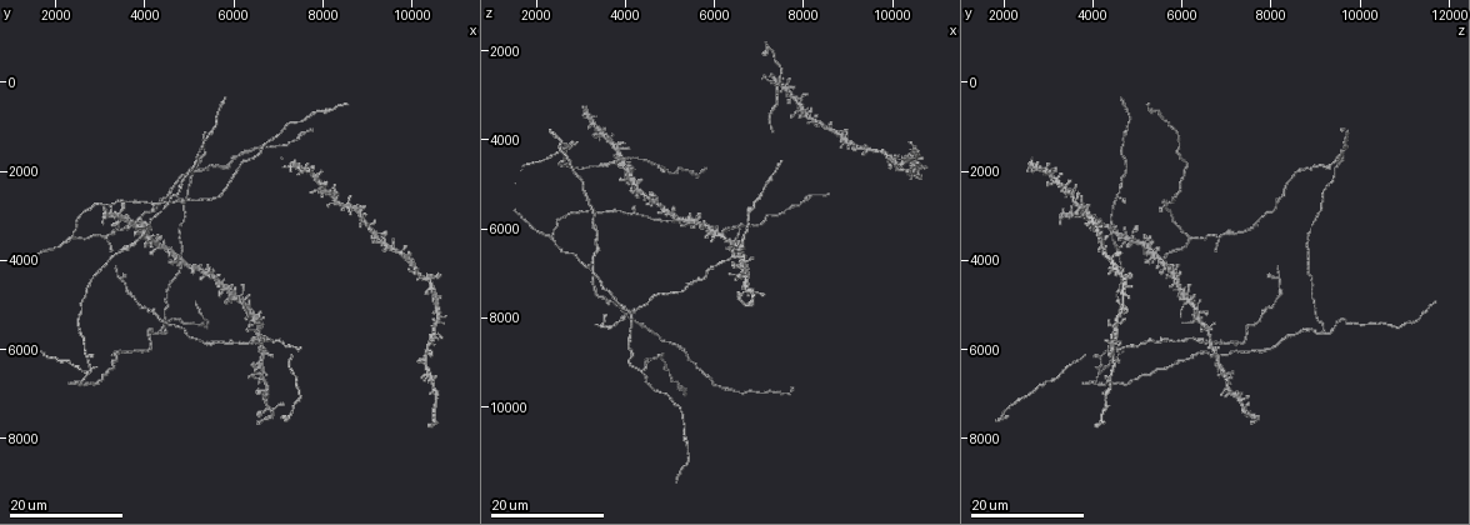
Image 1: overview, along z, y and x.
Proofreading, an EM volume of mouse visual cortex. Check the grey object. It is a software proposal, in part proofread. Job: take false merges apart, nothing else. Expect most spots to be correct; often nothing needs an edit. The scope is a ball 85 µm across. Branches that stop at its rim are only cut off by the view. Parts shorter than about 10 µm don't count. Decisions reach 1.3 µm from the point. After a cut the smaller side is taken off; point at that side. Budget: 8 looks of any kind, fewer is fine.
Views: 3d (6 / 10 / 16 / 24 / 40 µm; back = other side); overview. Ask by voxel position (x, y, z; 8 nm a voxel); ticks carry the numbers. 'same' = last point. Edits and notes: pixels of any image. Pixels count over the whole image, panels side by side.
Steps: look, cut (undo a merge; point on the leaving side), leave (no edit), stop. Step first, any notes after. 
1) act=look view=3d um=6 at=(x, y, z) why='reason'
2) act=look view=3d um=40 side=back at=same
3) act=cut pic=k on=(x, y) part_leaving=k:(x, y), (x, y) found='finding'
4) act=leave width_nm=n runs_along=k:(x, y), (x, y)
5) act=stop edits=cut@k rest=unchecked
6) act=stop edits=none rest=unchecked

act=look view=3d um=16 at=(4050, 3250, 4400)

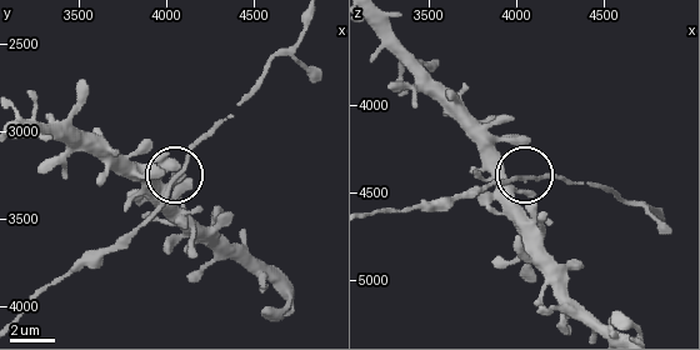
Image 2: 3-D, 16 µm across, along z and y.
act=look view=3d um=10 at=(4040, 3280, 4420) why='zoom in'

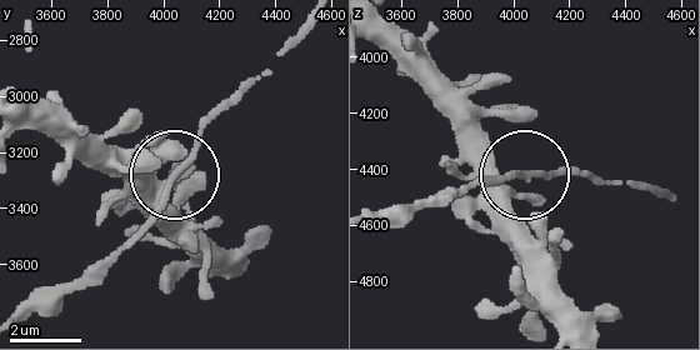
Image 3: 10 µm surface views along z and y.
act=leave runs_along=3:(378, 221), (515, 171), (498, 171), (444, 111) found='continuous, no second cell'

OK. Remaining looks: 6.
act=look view=3d um=24 at=(2750, 6250, 4200) why='two arms in line, one across'

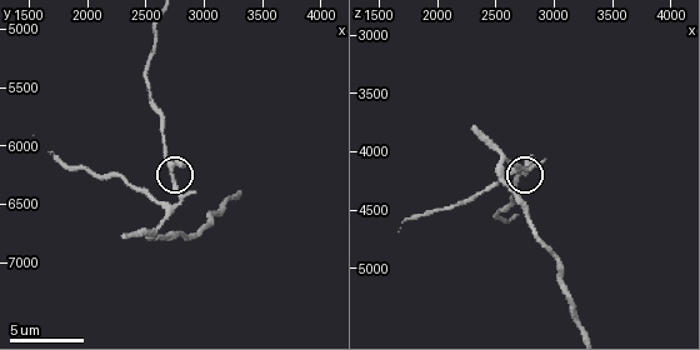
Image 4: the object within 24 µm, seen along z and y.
act=look view=3d um=6 at=same

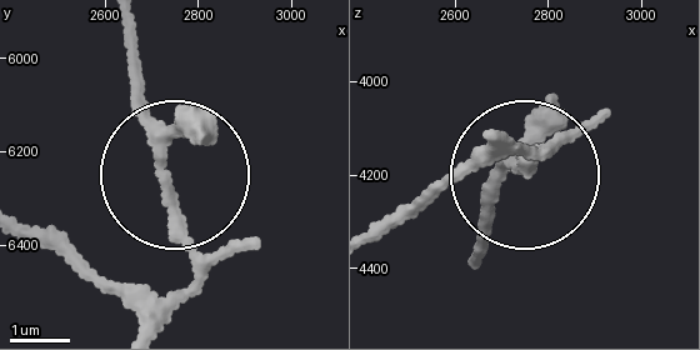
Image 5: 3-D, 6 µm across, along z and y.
act=leave width_nm=180 runs_along=5:(149, 319), (189, 244), (129, 25) found='one cell here'

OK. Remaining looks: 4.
act=look view=3d um=16 at=(4700, 2500, 4600) why='two arms in line, one across'

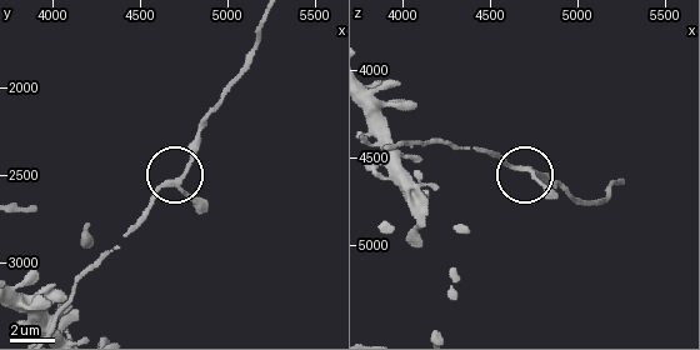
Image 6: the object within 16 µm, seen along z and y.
act=look view=3d um=10 at=(4680, 2540, 4580)

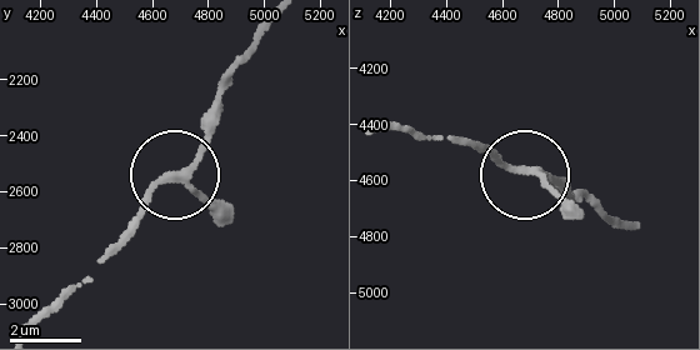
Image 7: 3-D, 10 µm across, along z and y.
act=leave arms=3 runs_along=7:(36, 323), (189, 161), (231, 84) found='all the same cell'

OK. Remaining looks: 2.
act=look view=3d um=24 at=(4350, 5600, 9200) why='side arm on a straight run'

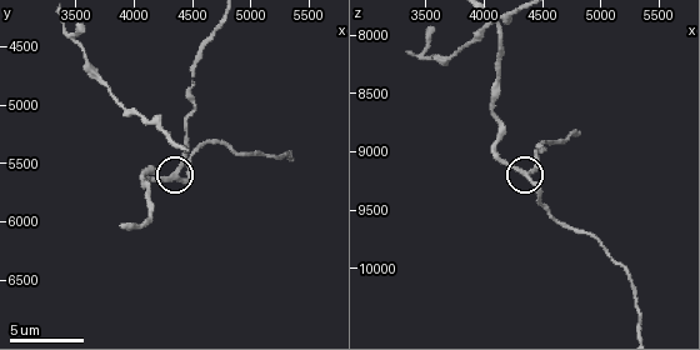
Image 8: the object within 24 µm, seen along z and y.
act=look view=3d um=10 at=(4340, 5600, 9220)

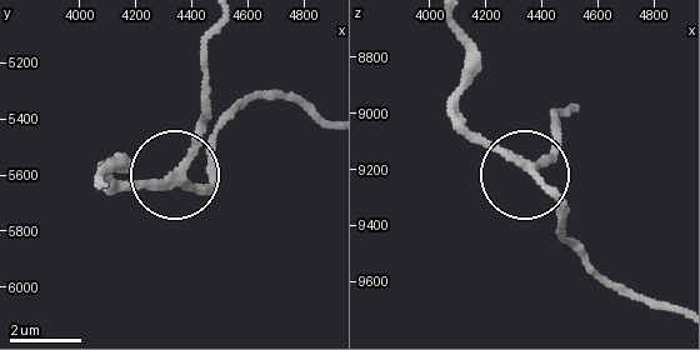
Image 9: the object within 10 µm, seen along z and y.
act=leave arms=3 runs_along=9:(571, 109), (554, 118), (533, 165), (563, 231) found='all the same cell'

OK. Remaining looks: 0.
act=stop edits=none rest=unchecked

